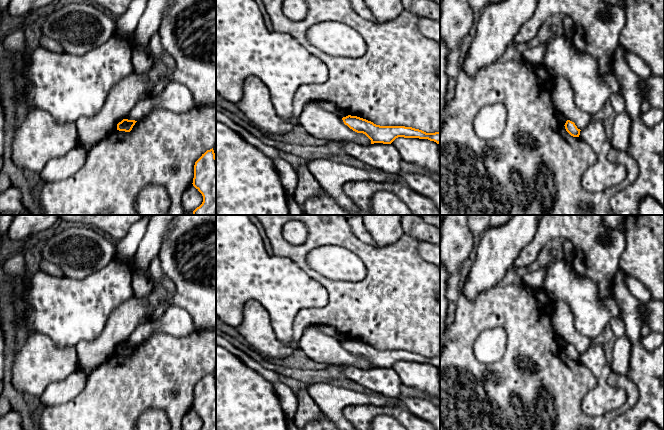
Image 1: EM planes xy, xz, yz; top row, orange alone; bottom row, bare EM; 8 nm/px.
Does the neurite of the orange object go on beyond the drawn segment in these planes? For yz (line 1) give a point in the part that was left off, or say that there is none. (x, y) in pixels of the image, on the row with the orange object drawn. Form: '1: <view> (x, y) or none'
1: none

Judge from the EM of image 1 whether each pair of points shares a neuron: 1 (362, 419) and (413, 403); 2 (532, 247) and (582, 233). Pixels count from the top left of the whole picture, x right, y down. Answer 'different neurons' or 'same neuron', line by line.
1: different neurons
2: same neuron

